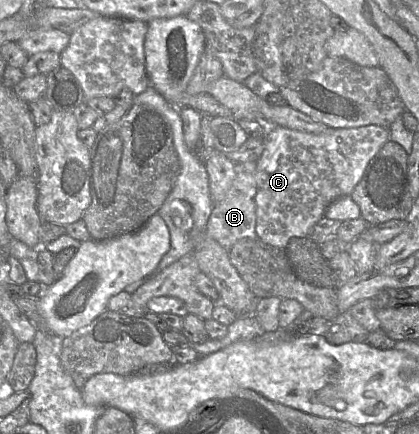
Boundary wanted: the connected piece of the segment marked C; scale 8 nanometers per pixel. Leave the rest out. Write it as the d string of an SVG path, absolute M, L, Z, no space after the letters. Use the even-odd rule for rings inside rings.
M378 125L331 129L320 134L281 126L268 128L265 147L256 167L256 237L280 249L284 249L293 237L307 237L309 229L324 217L326 209L333 201L351 195L370 161L389 139L388 128Z

